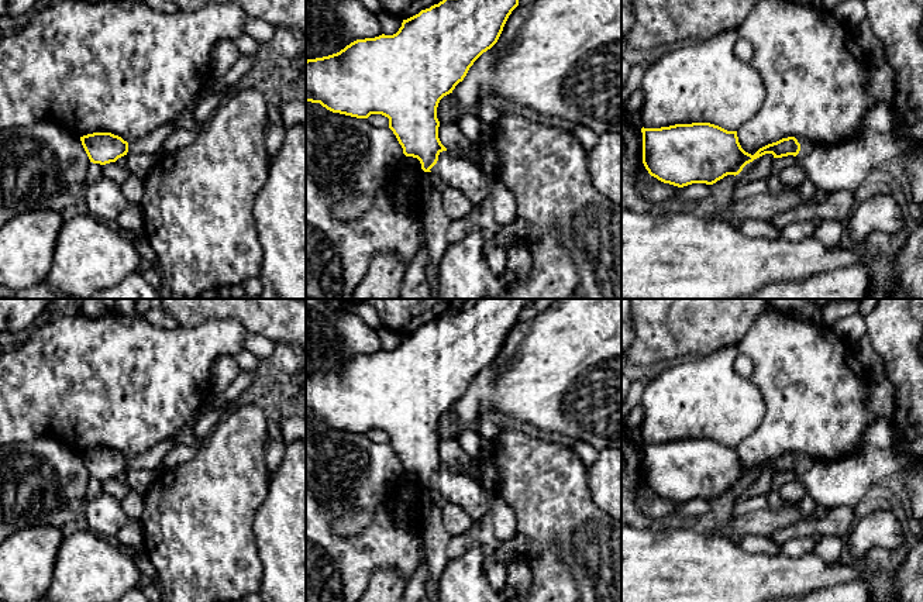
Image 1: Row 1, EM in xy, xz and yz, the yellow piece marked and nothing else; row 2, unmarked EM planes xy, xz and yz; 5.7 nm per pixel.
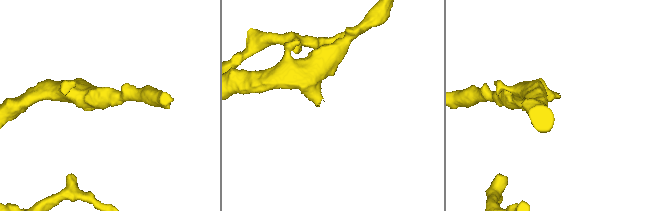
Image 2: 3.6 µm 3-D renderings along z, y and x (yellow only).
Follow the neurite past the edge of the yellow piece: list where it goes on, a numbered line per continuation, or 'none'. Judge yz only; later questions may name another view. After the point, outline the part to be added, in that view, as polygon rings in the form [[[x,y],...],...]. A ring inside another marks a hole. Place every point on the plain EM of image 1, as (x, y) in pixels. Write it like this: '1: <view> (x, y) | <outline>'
1: yz (806, 463) | [[[796,454],[800,460],[800,467],[796,471],[796,474],[802,475],[812,469],[812,467],[817,462],[814,458],[805,455],[805,454]]]

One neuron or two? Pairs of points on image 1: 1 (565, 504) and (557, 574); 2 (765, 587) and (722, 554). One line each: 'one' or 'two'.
1: two
2: one

